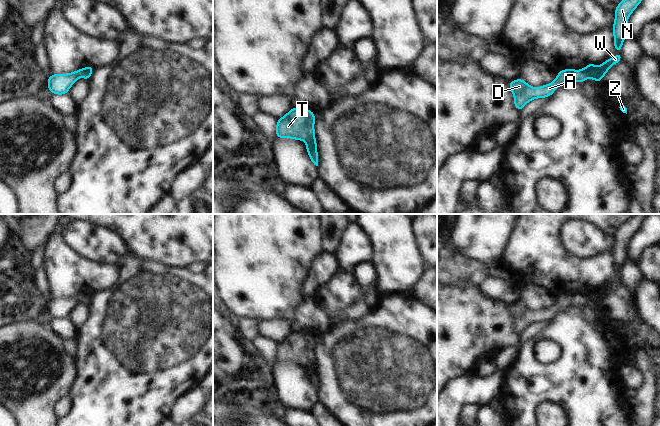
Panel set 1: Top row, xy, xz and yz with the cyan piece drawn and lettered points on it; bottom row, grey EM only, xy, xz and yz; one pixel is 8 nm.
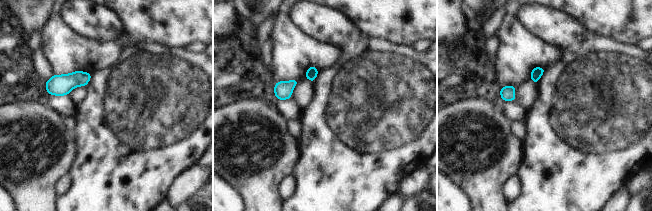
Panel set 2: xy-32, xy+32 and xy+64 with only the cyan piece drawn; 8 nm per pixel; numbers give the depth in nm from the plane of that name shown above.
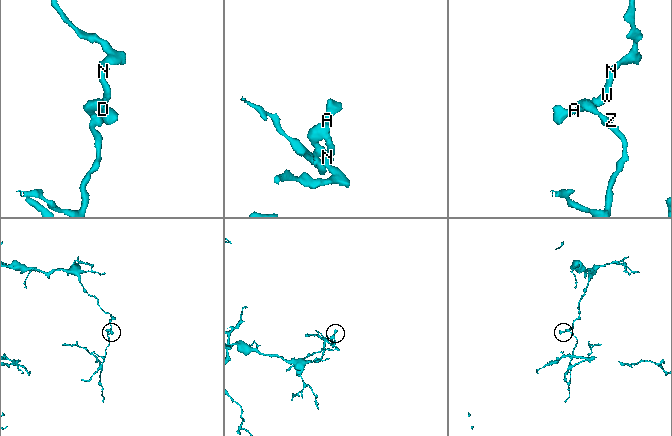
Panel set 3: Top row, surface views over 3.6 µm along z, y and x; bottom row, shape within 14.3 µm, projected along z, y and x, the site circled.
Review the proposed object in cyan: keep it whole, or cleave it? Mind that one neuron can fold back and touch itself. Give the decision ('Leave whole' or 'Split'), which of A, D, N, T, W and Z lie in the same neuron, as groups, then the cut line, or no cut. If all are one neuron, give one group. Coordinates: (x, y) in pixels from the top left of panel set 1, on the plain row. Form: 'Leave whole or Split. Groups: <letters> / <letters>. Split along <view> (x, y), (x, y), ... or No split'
Split. Groups: A D T Z / N W. Split along xz (314, 361), (305, 365)

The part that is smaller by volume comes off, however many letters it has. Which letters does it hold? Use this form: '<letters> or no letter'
A, D, T, Z

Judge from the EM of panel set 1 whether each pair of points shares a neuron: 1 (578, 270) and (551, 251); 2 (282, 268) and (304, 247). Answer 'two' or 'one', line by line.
1: one
2: one

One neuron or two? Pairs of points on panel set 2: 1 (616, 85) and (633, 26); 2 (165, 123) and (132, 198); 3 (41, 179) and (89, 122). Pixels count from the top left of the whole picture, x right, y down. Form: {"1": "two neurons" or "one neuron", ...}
{"1": "two neurons", "2": "one neuron", "3": "two neurons"}

